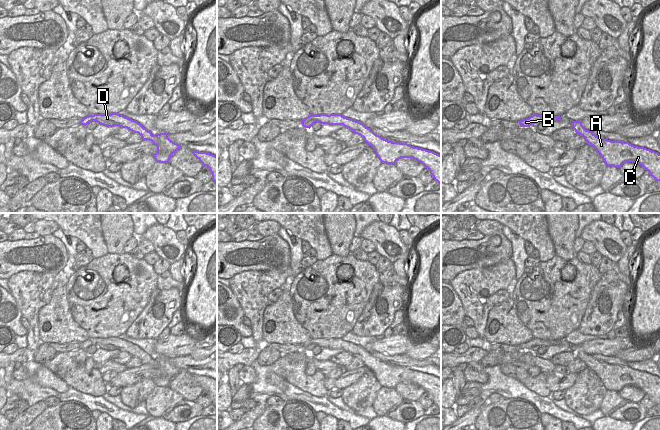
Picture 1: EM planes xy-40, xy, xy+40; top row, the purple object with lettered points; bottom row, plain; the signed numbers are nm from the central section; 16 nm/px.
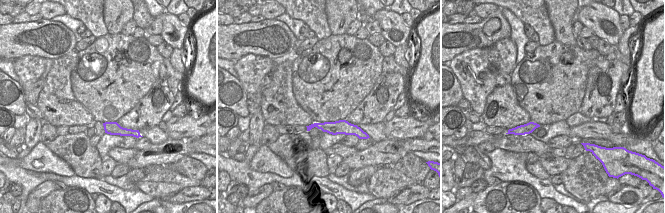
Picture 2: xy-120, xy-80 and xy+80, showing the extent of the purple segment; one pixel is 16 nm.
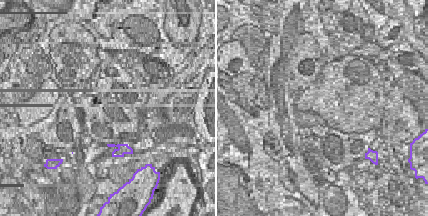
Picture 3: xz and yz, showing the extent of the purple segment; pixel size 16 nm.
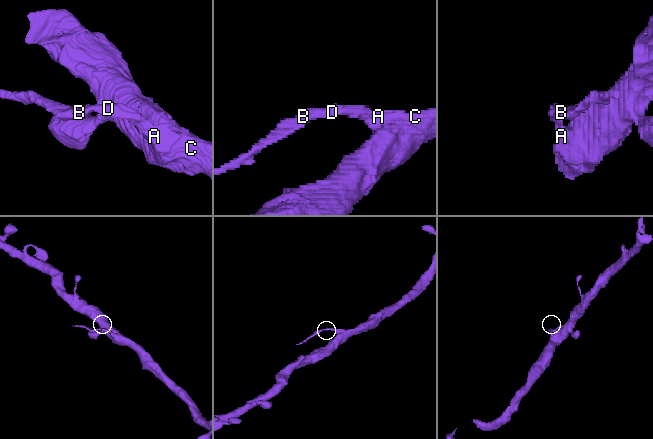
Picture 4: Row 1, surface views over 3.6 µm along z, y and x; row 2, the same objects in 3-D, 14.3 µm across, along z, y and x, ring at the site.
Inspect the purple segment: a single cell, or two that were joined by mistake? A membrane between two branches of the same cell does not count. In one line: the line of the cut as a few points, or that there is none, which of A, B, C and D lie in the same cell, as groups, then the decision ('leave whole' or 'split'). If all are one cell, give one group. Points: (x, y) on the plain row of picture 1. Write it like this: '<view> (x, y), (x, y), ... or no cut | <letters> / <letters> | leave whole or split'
xy (359, 346), (353, 355) | A C / B D | split

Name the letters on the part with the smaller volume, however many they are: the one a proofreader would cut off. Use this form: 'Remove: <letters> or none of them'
Remove: B, D

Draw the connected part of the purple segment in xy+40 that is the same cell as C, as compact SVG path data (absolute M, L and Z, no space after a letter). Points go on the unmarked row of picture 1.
M580 348L580 353L575 354L577 358L583 360L587 368L593 370L600 378L607 390L621 391L625 386L634 386L641 389L649 398L660 406L660 378L644 371L638 371L630 368L629 366L611 365L596 360L592 355L586 354L583 349Z

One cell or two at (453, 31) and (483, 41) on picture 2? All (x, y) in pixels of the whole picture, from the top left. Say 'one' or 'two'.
one

